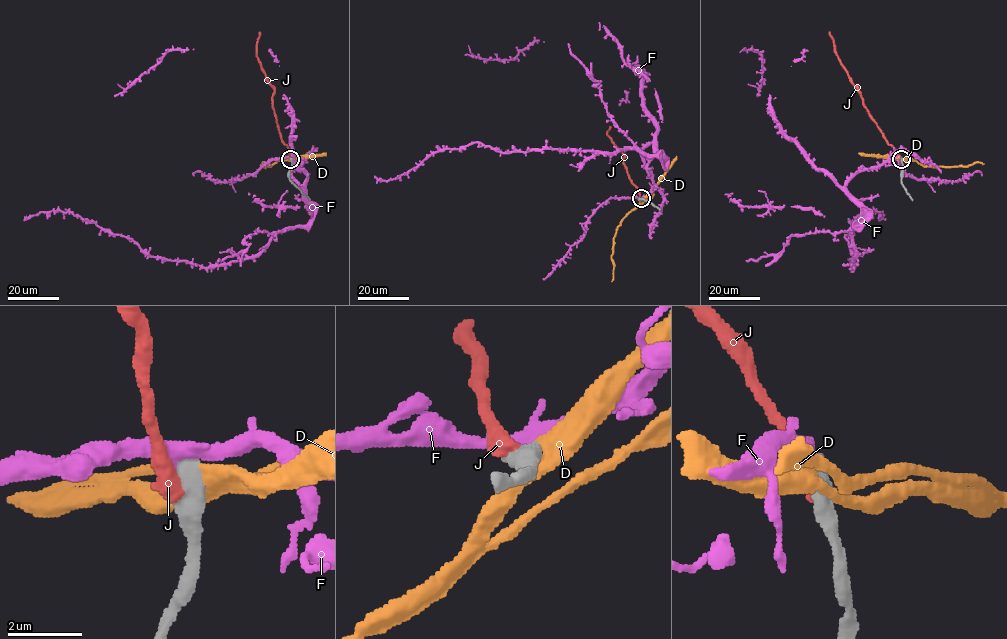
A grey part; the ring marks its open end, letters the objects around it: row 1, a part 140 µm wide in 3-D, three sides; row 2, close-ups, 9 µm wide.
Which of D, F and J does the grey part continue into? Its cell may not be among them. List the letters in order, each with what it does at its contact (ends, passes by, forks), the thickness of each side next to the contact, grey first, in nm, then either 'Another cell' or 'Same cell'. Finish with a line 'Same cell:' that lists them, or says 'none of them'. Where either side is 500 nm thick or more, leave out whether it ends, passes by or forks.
D: Thickness 750 nm (grey) against 420 nm. Another cell
F: Thickness 650 nm (grey) against 340 nm. Another cell
J: Thickness 750 nm (grey) against 480 nm. Same cell
Same cell: J

